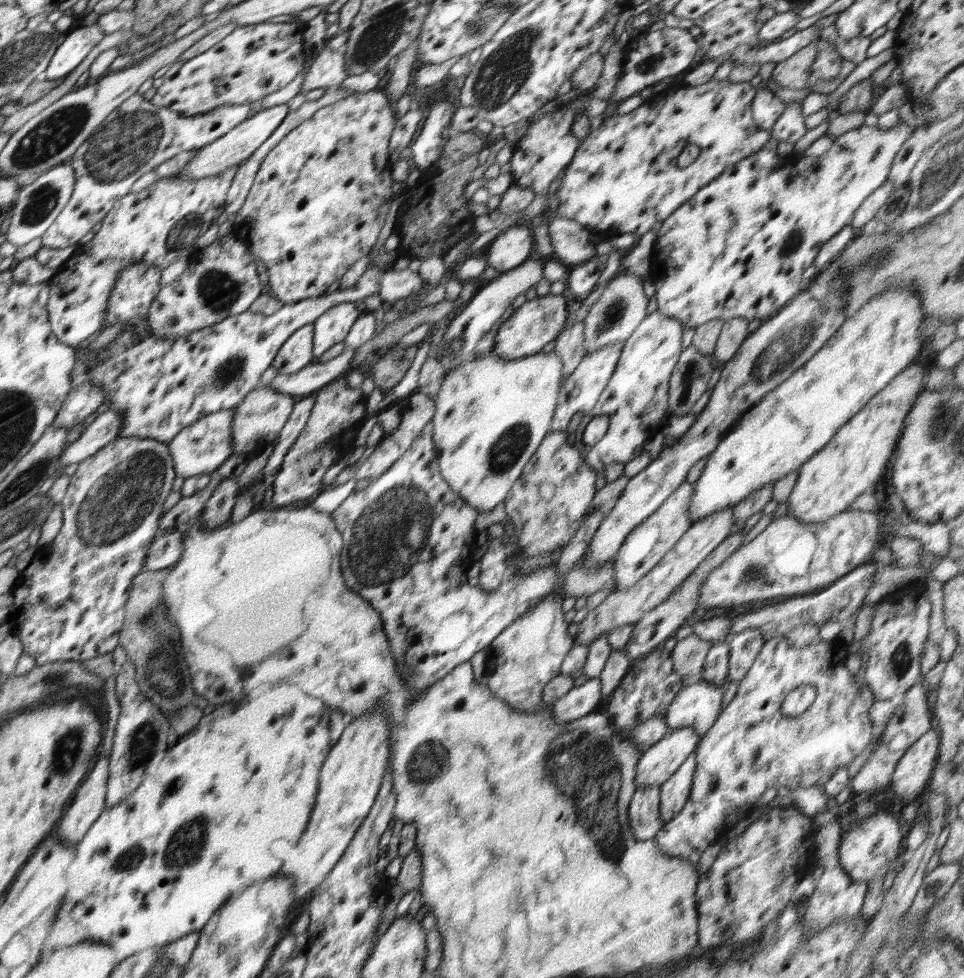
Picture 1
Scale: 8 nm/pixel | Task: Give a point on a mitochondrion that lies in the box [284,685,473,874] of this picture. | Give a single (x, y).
(429, 761)

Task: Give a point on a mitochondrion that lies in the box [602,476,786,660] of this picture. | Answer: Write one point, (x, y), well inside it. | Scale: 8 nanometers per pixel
(755, 572)

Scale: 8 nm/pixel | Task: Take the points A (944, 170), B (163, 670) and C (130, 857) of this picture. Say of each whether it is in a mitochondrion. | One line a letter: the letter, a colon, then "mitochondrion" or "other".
A: mitochondrion
B: mitochondrion
C: mitochondrion

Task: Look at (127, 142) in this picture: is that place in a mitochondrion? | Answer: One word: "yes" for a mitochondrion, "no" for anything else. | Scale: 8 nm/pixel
yes

